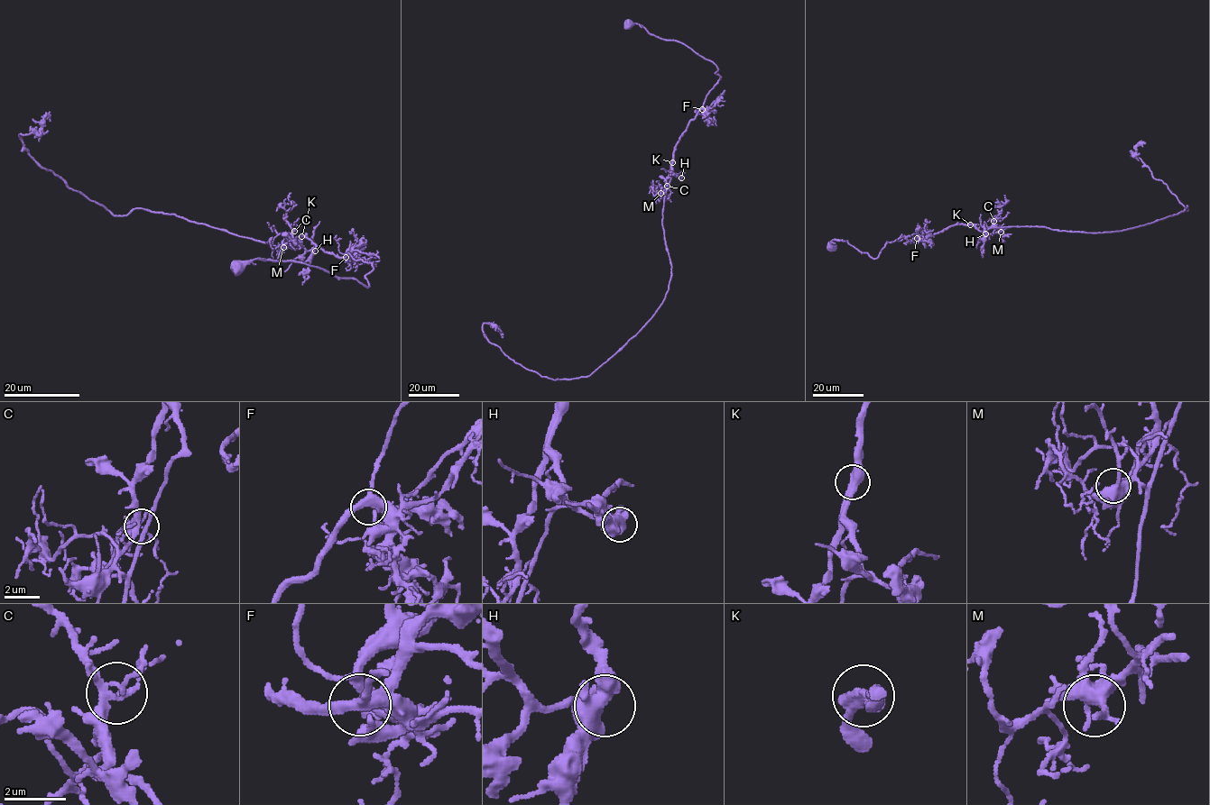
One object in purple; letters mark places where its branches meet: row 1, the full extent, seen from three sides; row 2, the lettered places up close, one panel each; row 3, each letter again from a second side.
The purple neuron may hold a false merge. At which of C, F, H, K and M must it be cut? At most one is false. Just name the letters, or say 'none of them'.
K

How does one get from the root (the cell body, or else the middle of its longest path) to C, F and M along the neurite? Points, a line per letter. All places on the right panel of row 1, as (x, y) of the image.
C: (833, 246), (833, 240), (847, 241), (876, 258), (888, 242), (923, 238), (955, 224), (990, 227), (993, 221)
F: (833, 246), (833, 240), (847, 241), (860, 251), (876, 258), (888, 242), (909, 236), (917, 238)
M: (833, 246), (833, 240), (847, 241), (876, 258), (888, 242), (923, 238), (955, 224), (996, 225), (1001, 232)

